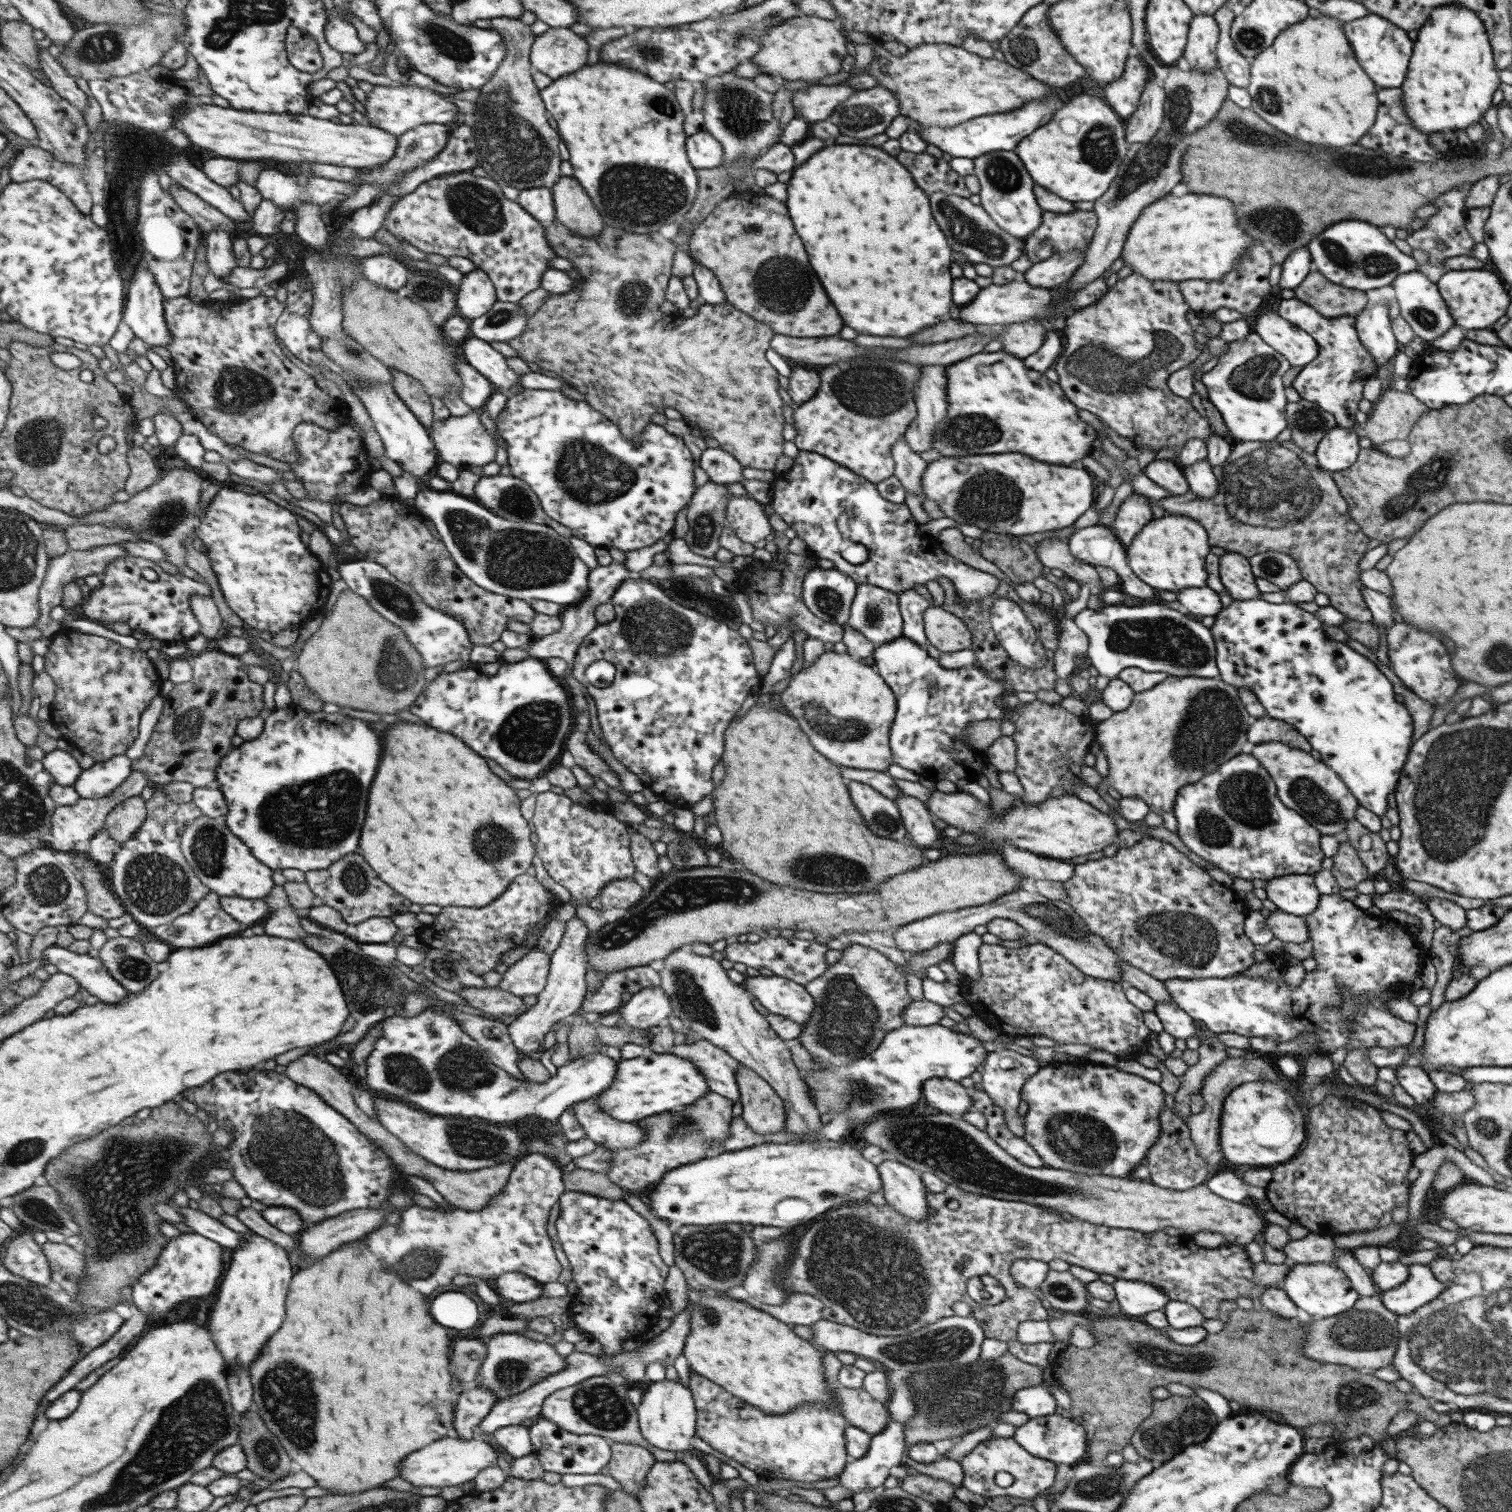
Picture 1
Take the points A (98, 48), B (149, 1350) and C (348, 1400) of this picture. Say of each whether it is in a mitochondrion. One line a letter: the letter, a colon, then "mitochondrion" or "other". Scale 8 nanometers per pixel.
A: mitochondrion
B: other
C: other

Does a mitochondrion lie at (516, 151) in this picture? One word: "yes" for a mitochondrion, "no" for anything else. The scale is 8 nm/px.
yes

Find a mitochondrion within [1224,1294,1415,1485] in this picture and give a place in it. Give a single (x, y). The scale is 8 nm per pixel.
(1366, 1331)

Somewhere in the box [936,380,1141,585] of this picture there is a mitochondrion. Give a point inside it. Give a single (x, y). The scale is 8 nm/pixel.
(971, 501)

